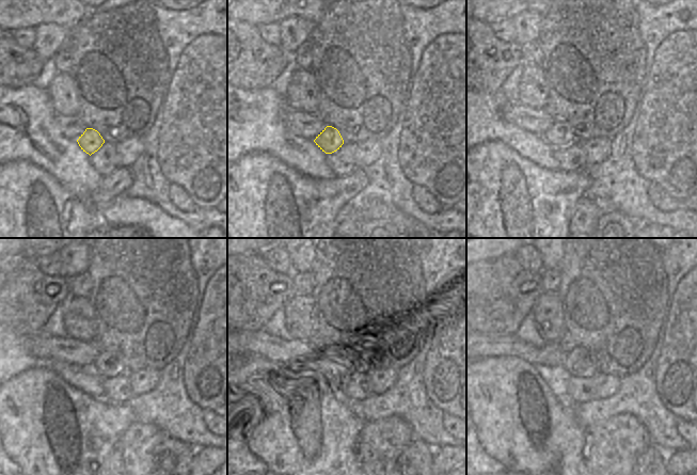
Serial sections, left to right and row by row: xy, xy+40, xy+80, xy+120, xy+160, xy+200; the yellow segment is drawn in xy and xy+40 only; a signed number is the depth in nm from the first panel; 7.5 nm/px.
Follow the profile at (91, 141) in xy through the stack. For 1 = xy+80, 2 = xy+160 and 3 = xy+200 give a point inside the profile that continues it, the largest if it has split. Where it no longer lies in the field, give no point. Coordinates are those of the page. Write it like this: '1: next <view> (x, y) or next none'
1: next xy+80 (560, 135)
2: next xy+160 (343, 363)
3: next xy+200 (579, 362)

